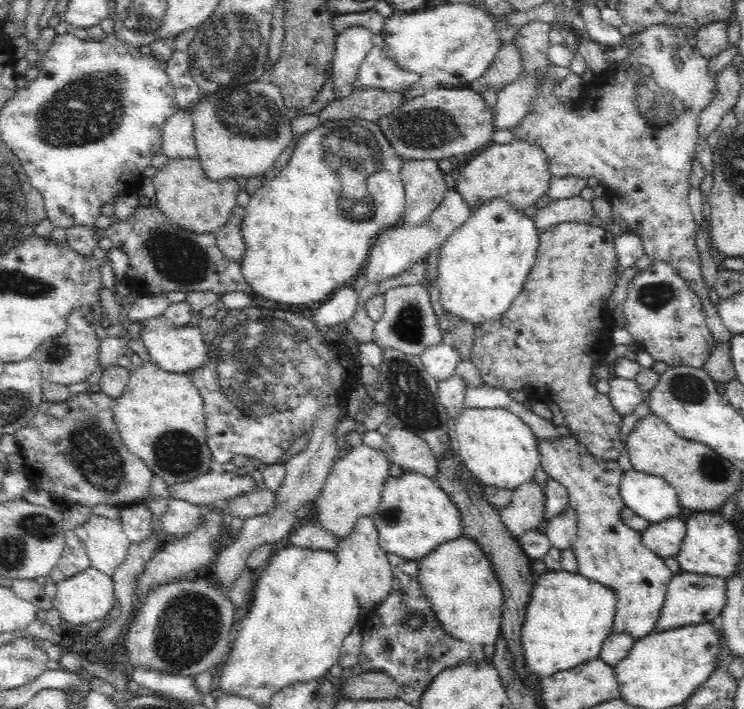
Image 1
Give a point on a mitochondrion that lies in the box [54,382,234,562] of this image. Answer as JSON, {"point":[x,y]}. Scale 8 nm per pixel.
{"point":[92,452]}

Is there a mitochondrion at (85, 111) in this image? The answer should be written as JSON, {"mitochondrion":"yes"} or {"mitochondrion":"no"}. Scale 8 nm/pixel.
{"mitochondrion":"yes"}

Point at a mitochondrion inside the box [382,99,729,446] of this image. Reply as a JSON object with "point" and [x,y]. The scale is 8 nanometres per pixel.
{"point":[412,400]}

